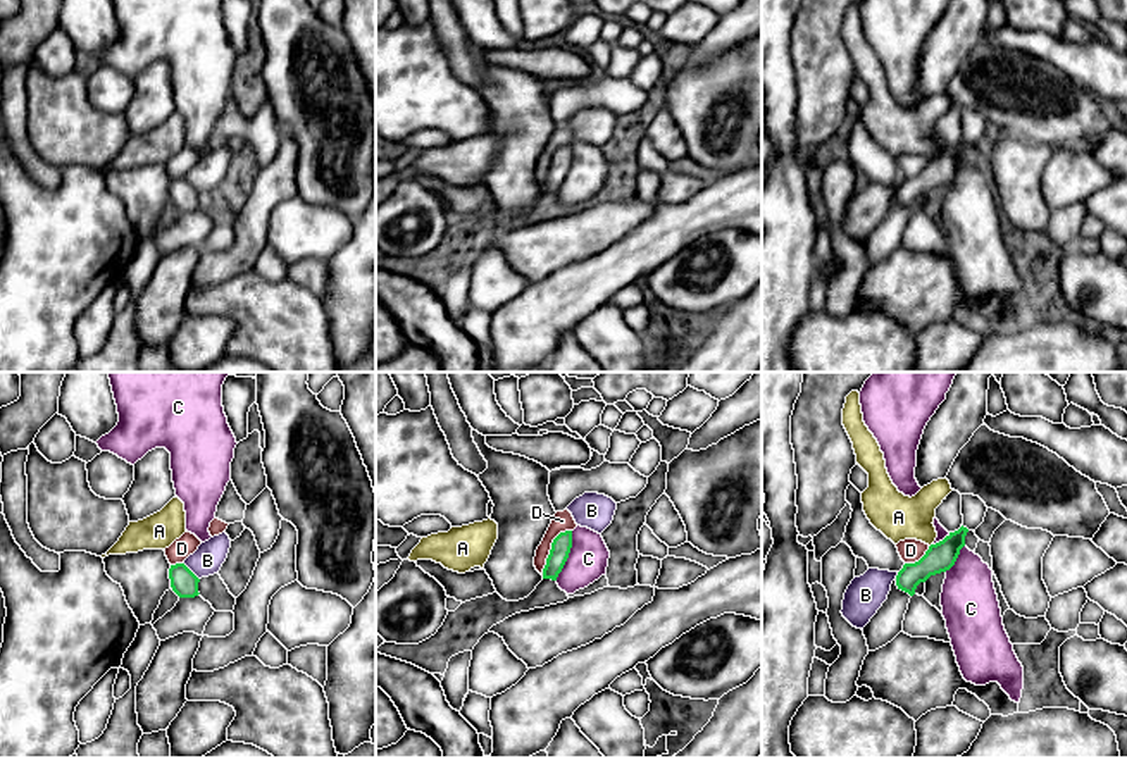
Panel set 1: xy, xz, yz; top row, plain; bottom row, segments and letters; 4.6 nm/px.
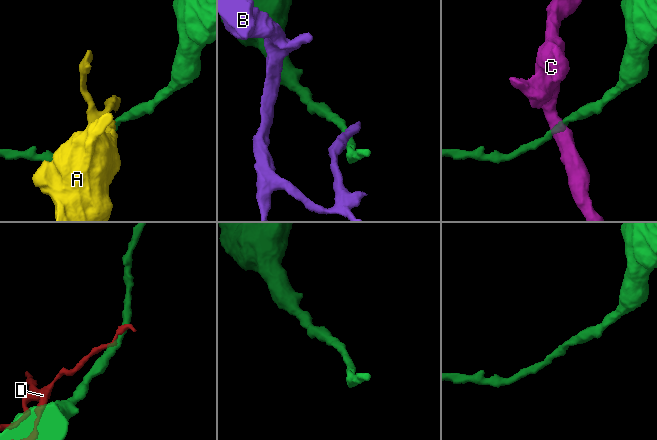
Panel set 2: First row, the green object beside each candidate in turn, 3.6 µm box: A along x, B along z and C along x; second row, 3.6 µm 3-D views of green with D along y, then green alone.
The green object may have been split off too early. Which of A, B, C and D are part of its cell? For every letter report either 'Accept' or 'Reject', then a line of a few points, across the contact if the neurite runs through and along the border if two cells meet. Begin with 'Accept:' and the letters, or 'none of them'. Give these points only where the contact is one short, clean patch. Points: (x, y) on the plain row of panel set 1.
Accept: none of them
A: Reject
B: Reject. Line: xy (183, 176), (199, 193)
C: Reject. Line: xz (572, 145), (569, 171), (555, 193)
D: Reject. Line: xz (571, 143), (562, 145), (554, 154), (541, 188)

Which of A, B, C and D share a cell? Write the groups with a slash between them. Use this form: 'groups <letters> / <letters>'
groups A / B / C / D

